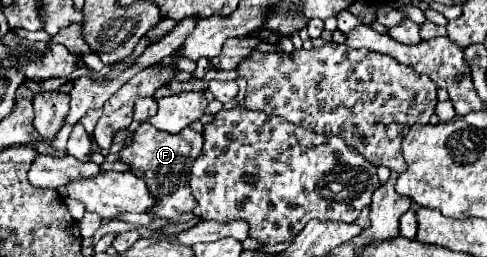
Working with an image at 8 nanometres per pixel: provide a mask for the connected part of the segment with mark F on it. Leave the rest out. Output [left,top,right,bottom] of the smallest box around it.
[119,122,203,220]

